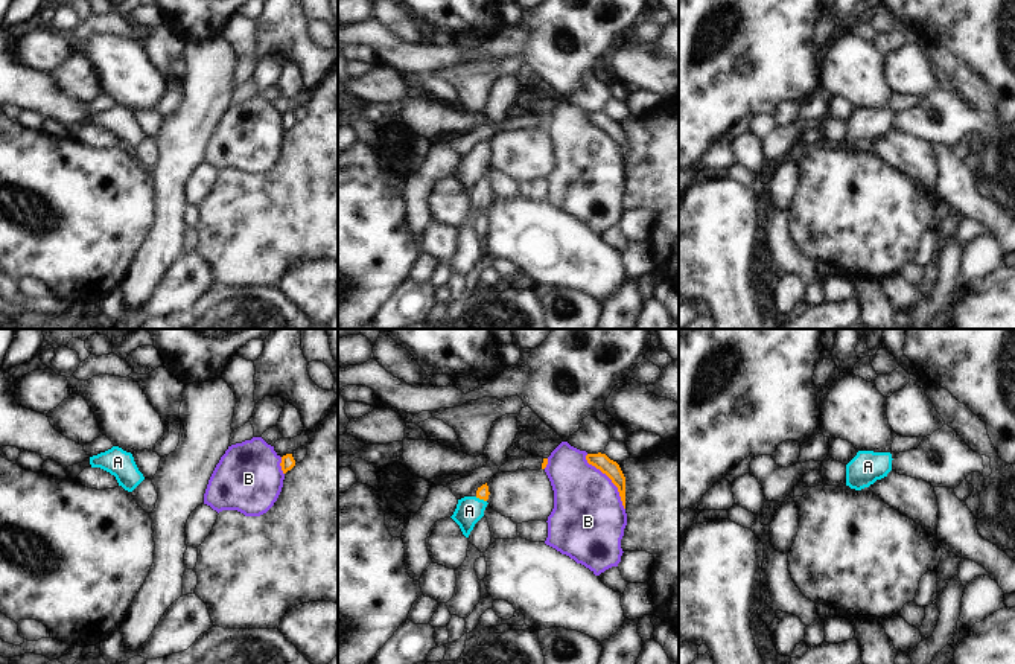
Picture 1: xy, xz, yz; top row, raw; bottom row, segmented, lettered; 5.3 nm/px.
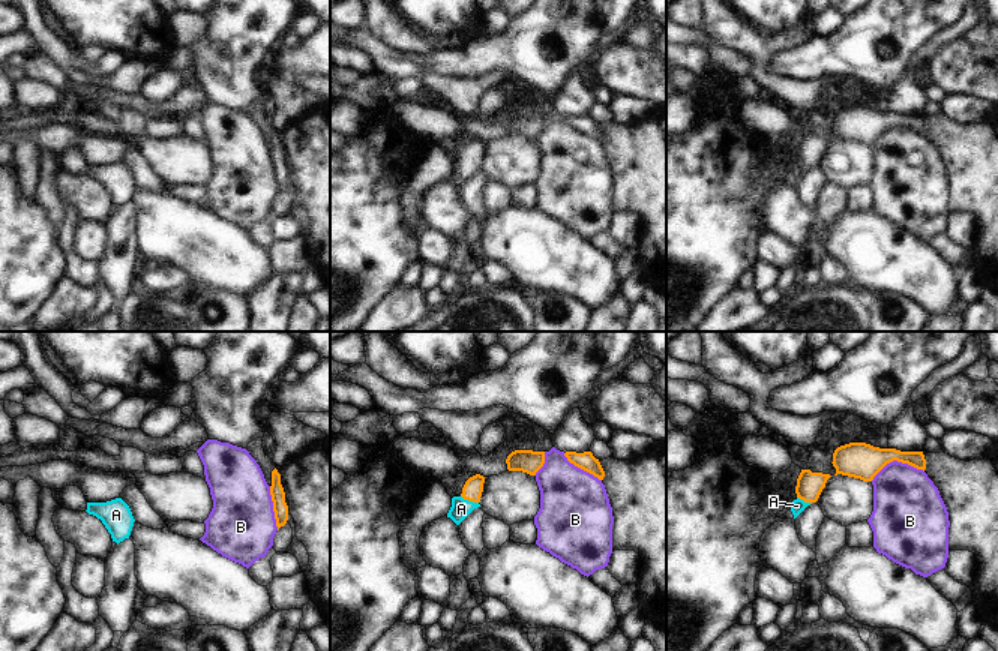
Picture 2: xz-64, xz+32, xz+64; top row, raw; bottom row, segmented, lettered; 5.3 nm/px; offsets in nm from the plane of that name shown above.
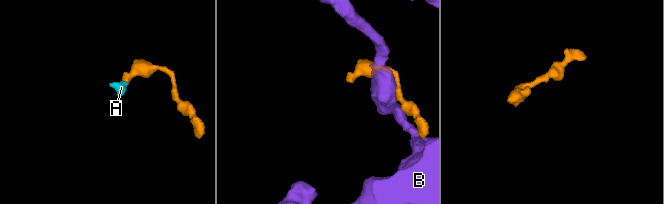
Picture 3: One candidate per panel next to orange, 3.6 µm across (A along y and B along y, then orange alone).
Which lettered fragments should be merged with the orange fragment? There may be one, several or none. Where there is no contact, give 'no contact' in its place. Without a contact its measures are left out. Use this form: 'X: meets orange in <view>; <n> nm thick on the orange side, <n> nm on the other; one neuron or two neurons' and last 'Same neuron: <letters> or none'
A: meets orange in xz; 70 nm thick on the orange side, 150 nm on the other; one neuron
B: meets orange in xz; 90 nm thick on the orange side, 380 nm on the other; two neurons
Same neuron: A

